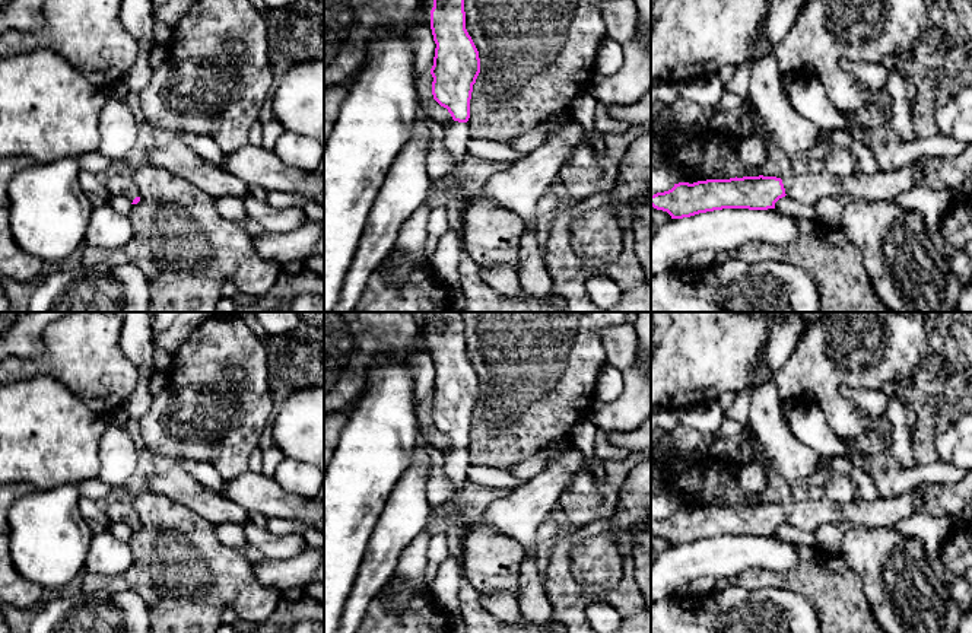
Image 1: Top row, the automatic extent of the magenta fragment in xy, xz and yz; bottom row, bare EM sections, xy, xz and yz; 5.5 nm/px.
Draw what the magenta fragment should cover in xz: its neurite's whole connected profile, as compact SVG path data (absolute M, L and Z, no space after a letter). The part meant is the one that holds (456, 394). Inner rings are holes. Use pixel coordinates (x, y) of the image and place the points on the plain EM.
M442 312L442 322L433 325L431 356L436 370L431 401L433 426L452 443L450 452L438 459L454 486L451 500L439 508L444 515L450 557L463 564L463 535L468 518L463 512L461 497L468 480L470 426L480 400L479 378L466 356L464 322L458 312Z

